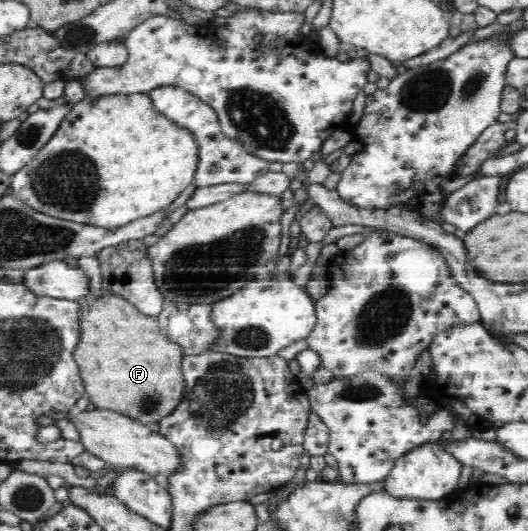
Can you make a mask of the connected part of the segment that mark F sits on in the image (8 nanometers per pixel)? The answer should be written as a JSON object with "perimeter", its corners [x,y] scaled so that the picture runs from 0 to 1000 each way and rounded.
{"perimeter":[[[197,557],[186,565],[152,563],[159,582],[153,599],[153,635],[142,667],[169,753],[186,768],[205,768],[256,787],[269,798],[303,795],[339,765],[352,738],[345,684],[356,669],[347,652],[311,633],[297,597],[267,591],[227,557]]]}

